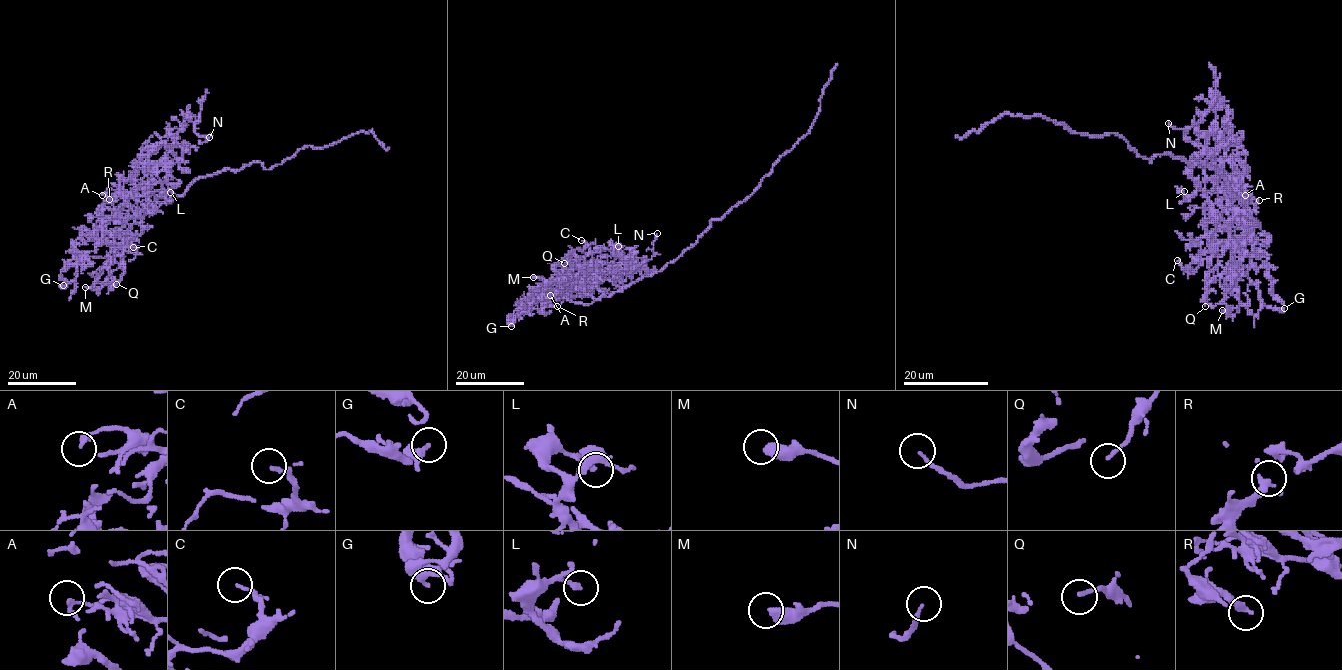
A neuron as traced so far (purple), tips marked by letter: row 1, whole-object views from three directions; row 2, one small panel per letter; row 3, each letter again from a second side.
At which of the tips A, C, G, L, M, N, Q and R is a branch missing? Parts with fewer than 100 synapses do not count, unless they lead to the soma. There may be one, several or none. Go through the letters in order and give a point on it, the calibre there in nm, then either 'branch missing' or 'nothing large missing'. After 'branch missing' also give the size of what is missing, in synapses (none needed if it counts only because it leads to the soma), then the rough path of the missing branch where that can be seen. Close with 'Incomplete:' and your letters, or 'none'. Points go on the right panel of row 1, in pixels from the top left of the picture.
A: (1245, 195) | 200 nm | nothing large missing
C: (1177, 260) | 100 nm | nothing large missing
G: (1284, 308) | 240 nm | nothing large missing
L: (1184, 191) | 200 nm | nothing large missing
M: (1222, 310) | 500 nm | nothing large missing
N: (1168, 123) | 140 nm | nothing large missing
Q: (1205, 306) | 140 nm | nothing large missing
R: (1259, 200) | 320 nm | nothing large missing
Incomplete: none

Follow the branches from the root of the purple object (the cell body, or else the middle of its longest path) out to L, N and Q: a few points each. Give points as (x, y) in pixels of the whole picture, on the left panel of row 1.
L: (229, 170), (197, 178), (165, 200), (149, 190), (150, 164), (165, 166), (171, 190), (163, 195), (170, 192)
N: (229, 170), (197, 178), (171, 200), (149, 190), (152, 168), (178, 160), (172, 149), (186, 119), (209, 137)
Q: (229, 170), (197, 178), (171, 200), (158, 198), (147, 211), (137, 208), (114, 234), (125, 264), (116, 284)

